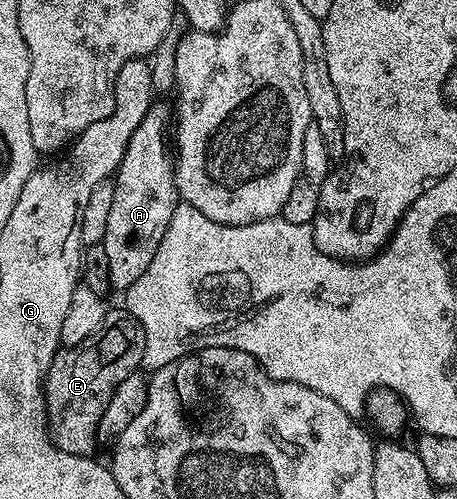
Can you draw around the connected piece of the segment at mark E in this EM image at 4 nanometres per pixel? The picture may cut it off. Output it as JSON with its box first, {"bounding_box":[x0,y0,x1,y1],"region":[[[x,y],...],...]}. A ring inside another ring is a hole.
{"bounding_box":[42,309,144,458],"region":[[[109,309],[98,332],[90,339],[92,350],[68,348],[57,353],[42,383],[52,440],[58,448],[62,448],[62,452],[83,458],[97,453],[98,420],[102,420],[102,412],[106,412],[106,404],[110,404],[114,388],[118,388],[118,384],[122,384],[128,374],[141,369],[144,360],[144,330],[136,318],[120,310]]]}

